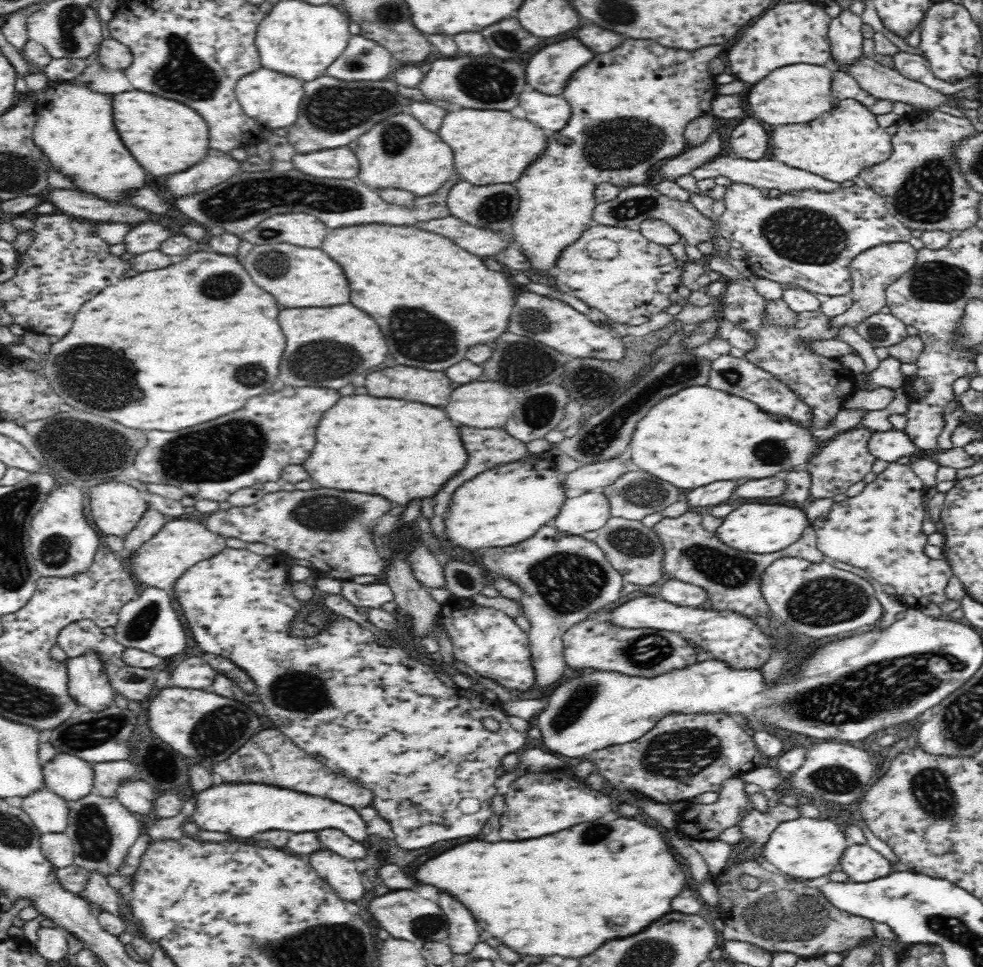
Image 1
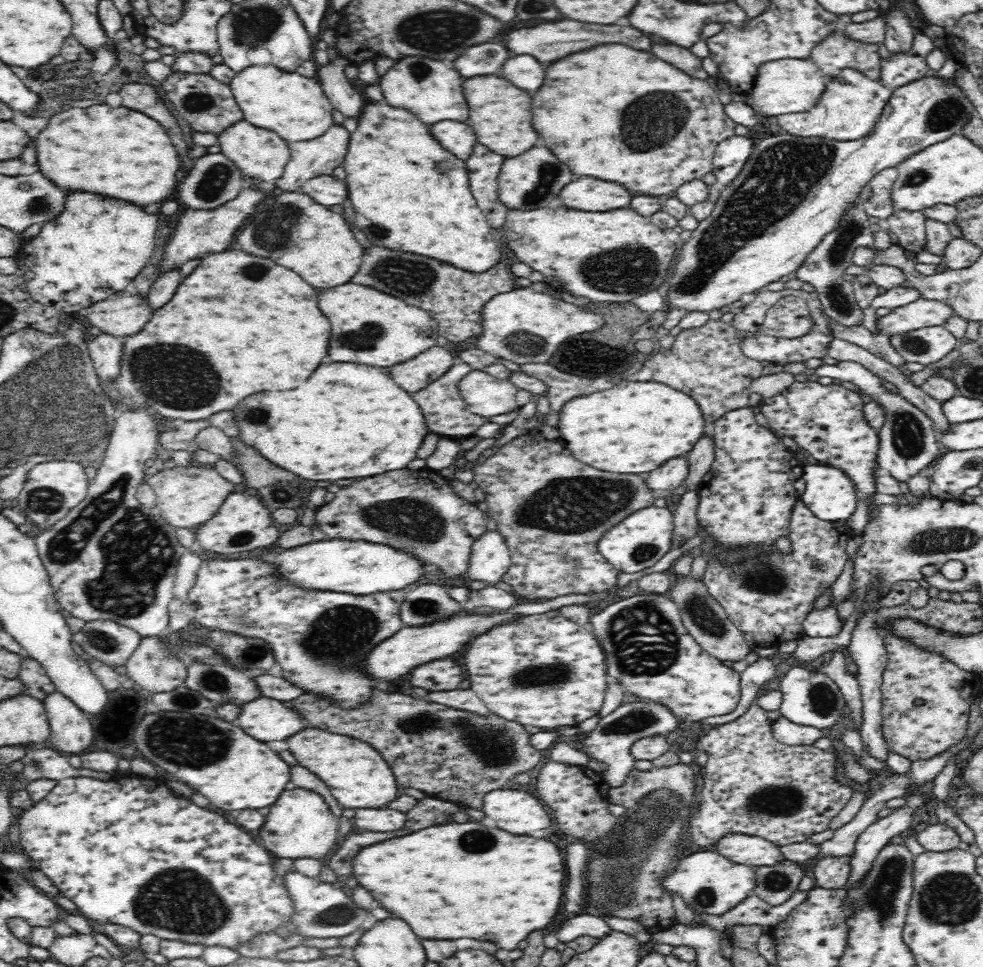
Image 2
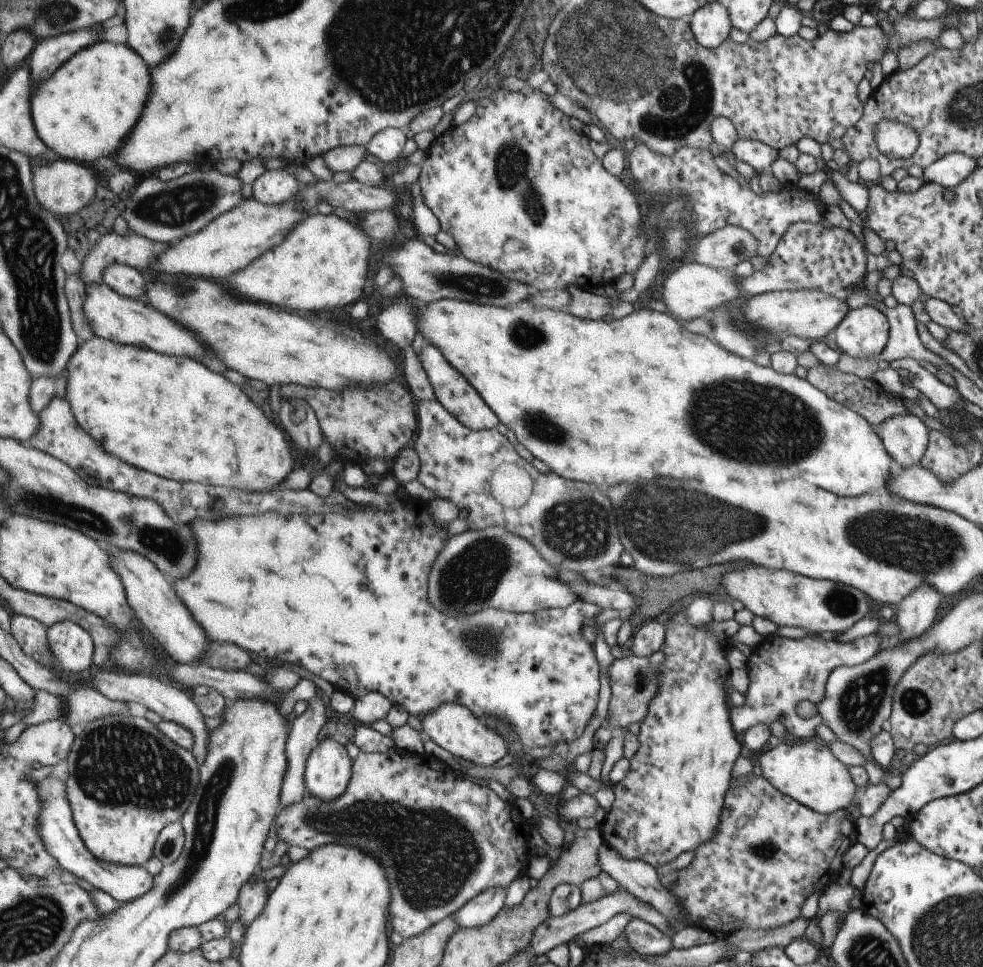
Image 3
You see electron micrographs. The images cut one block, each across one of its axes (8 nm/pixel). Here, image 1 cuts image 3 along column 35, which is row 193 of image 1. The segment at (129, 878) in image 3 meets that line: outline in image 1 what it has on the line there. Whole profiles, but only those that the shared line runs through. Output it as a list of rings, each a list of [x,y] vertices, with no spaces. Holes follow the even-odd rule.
[[[716,157],[714,160],[704,164],[693,170],[692,175],[697,181],[707,178],[715,178],[719,174],[726,176],[734,182],[741,182],[756,186],[756,188],[766,188],[766,190],[780,190],[781,194],[792,194],[792,192],[800,192],[800,190],[815,190],[816,192],[836,192],[842,188],[842,184],[834,182],[830,179],[821,177],[808,170],[796,168],[788,165],[788,163],[776,160],[774,158],[759,158],[758,160],[740,158],[740,157]]]

